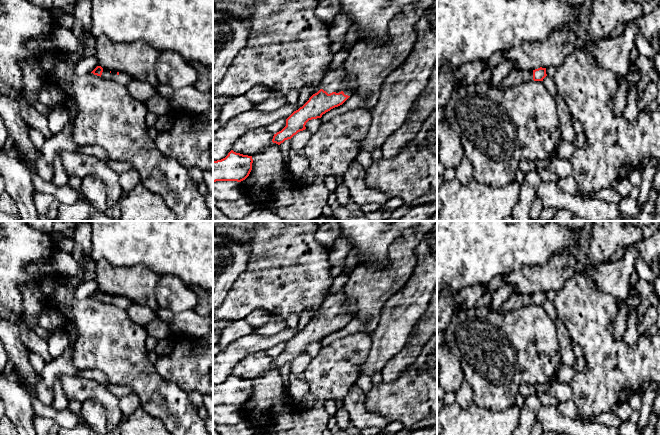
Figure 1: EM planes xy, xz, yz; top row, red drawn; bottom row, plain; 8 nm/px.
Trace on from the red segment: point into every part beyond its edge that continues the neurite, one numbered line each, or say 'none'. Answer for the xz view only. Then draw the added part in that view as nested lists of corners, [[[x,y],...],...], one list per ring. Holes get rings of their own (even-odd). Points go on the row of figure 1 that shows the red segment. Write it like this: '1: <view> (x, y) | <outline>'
1: xz (337, 80) | [[[341,65],[339,68],[333,71],[327,72],[320,83],[320,89],[323,89],[328,94],[343,91],[344,94],[348,96],[353,94],[356,86],[357,83],[355,79],[347,76],[344,65]]]

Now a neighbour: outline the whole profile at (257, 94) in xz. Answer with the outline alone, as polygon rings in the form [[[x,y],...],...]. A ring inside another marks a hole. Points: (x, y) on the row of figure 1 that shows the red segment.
[[[255,85],[245,93],[247,99],[254,104],[260,104],[273,96],[271,90],[264,85]]]

